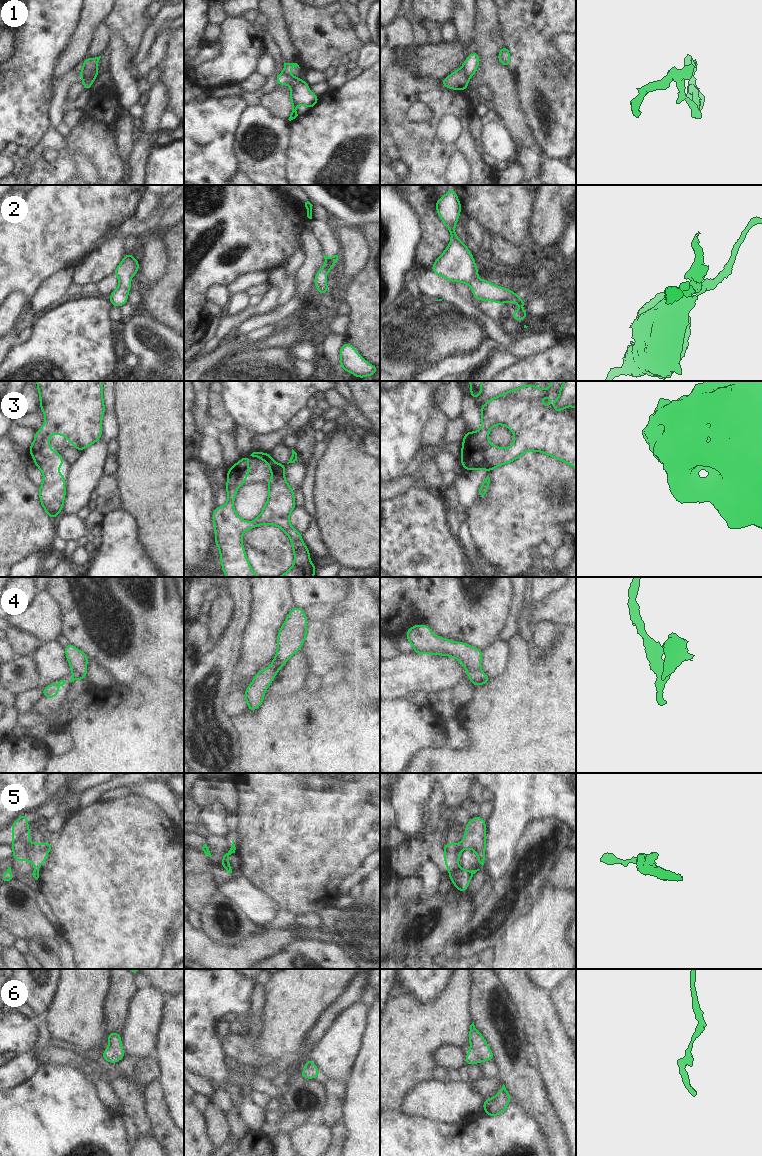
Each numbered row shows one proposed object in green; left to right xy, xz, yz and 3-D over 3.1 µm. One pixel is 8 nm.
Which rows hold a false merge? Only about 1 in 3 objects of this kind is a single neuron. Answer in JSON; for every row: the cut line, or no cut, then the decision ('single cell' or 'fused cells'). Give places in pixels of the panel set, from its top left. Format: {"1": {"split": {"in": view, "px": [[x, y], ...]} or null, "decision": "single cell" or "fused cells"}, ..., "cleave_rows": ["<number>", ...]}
{"1": {"split": {"in": "xy", "px": [[96, 70], [92, 71], [82, 80]]}, "decision": "fused cells"}, "2": {"split": null, "decision": "single cell"}, "3": {"split": null, "decision": "single cell"}, "4": {"split": {"in": "yz", "px": [[480, 669], [477, 669], [469, 677]]}, "decision": "fused cells"}, "5": {"split": {"in": "yz", "px": [[457, 864], [449, 868]]}, "decision": "fused cells"}, "6": {"split": null, "decision": "single cell"}, "cleave_rows": ["1", "4", "5"]}

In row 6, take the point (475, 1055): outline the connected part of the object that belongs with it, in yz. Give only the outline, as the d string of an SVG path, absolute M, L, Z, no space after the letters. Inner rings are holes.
M474 1022L470 1025L469 1043L471 1048L466 1054L466 1065L473 1065L494 1059L492 1050L487 1045L487 1041L482 1034L475 1028Z

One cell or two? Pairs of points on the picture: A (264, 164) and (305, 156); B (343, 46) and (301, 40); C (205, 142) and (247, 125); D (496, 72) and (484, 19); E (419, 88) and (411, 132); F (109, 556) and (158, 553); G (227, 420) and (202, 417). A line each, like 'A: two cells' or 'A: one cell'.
A: two cells
B: one cell
C: two cells
D: one cell
E: one cell
F: two cells
G: two cells

